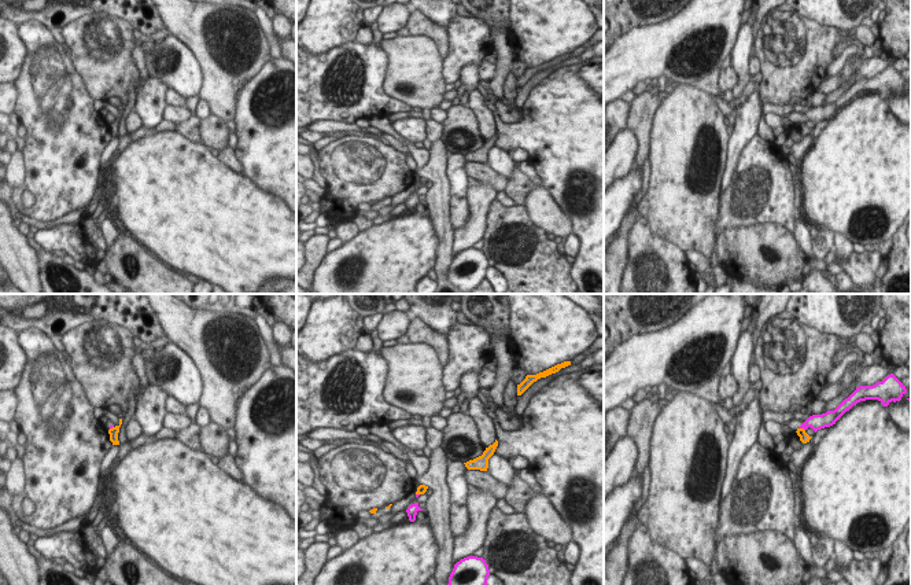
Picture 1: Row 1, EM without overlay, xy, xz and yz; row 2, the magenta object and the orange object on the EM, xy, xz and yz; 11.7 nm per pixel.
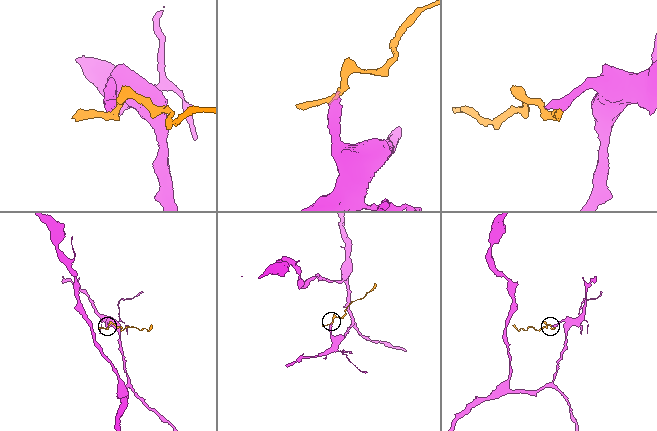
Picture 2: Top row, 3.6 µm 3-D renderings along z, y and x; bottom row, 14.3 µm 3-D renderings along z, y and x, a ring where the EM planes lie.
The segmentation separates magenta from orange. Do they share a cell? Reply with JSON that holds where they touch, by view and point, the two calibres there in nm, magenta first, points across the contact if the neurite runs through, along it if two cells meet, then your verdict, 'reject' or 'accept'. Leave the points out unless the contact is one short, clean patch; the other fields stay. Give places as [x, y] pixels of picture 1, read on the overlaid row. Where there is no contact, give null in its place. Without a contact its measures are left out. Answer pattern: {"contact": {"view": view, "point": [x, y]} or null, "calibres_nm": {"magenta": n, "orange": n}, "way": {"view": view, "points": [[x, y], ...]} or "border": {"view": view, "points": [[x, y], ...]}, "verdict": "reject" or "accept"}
{"contact": {"view": "yz", "point": [803, 427]}, "calibres_nm": {"magenta": 190, "orange": 120}, "border": {"view": "yz", "points": [[800, 427], [804, 430]]}, "verdict": "reject"}

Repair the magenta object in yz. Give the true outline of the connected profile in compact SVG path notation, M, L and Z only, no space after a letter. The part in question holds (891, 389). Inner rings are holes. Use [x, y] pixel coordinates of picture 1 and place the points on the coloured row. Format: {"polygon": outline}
{"polygon": "M888 375L882 382L877 382L873 386L859 386L856 390L845 398L834 411L827 411L822 415L809 416L800 428L807 430L811 427L815 433L820 428L830 427L853 405L866 400L878 400L884 406L888 406L892 401L900 401L907 393L906 386L893 375Z"}

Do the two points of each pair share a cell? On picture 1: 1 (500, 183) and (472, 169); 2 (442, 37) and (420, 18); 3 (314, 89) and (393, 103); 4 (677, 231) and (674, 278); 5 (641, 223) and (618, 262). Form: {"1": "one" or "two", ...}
{"1": "one", "2": "one", "3": "one", "4": "two", "5": "two"}

